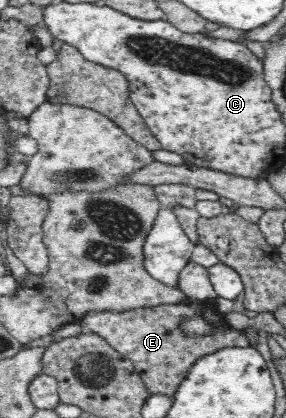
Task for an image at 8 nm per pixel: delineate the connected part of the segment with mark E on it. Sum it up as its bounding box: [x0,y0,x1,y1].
[81,302,248,398]

